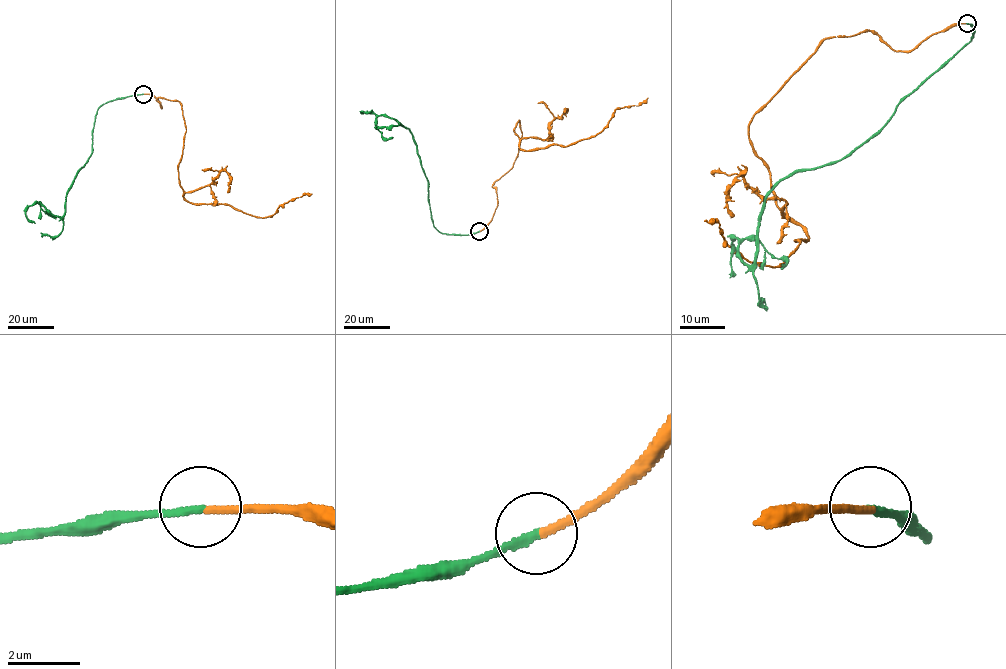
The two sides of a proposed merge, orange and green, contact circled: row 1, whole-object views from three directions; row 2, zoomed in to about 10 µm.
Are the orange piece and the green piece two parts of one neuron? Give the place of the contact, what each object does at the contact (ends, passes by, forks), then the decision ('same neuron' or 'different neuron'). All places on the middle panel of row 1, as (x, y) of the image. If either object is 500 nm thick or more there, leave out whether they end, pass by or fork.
place (479, 231); orange ends; green ends; same neuron

